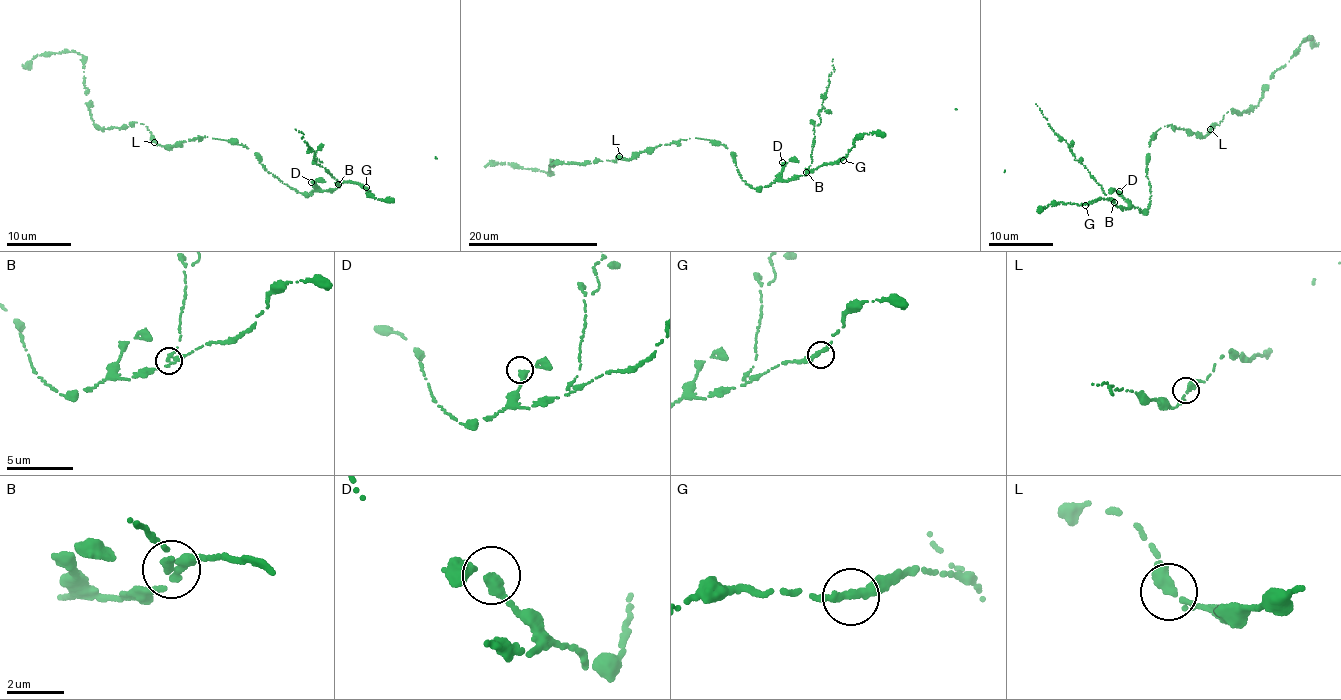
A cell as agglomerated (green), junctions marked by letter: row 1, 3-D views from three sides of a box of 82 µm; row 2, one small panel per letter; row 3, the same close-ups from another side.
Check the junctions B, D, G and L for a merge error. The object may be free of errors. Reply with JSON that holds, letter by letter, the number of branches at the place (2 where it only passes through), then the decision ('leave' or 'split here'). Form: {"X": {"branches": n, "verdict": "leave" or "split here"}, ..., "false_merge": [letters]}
{"B": {"branches": 2, "verdict": "split here"}, "D": {"branches": 2, "verdict": "leave"}, "G": {"branches": 2, "verdict": "leave"}, "L": {"branches": 2, "verdict": "leave"}, "false_merge": ["B"]}

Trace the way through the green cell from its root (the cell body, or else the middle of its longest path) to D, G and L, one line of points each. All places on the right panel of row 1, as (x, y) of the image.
D: (1157, 131), (1149, 142), (1146, 163), (1151, 187), (1148, 208), (1140, 212), (1119, 191)
G: (1157, 131), (1146, 163), (1148, 208), (1122, 209), (1104, 198), (1085, 205)
L: (1157, 131), (1170, 125), (1203, 136), (1210, 129)

